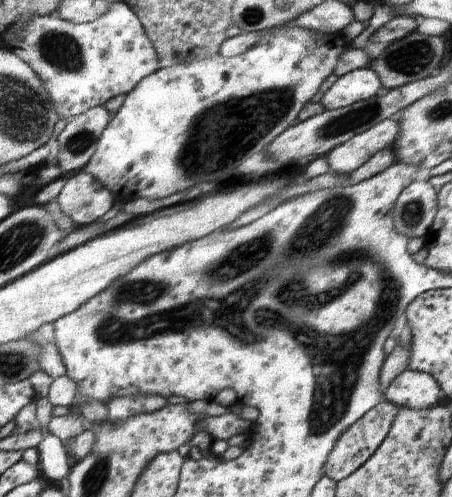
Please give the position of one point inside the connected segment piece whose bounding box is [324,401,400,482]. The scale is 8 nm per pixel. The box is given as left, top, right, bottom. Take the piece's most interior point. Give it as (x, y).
(359, 442)

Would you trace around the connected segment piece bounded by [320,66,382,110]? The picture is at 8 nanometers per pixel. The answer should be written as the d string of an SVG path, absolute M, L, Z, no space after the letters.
M370 66L354 69L338 77L336 83L324 93L320 102L328 110L339 109L372 98L381 88L381 78Z

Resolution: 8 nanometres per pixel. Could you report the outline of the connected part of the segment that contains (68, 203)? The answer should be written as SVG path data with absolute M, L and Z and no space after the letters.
M83 170L70 175L57 201L75 226L94 223L116 203L110 190Z

